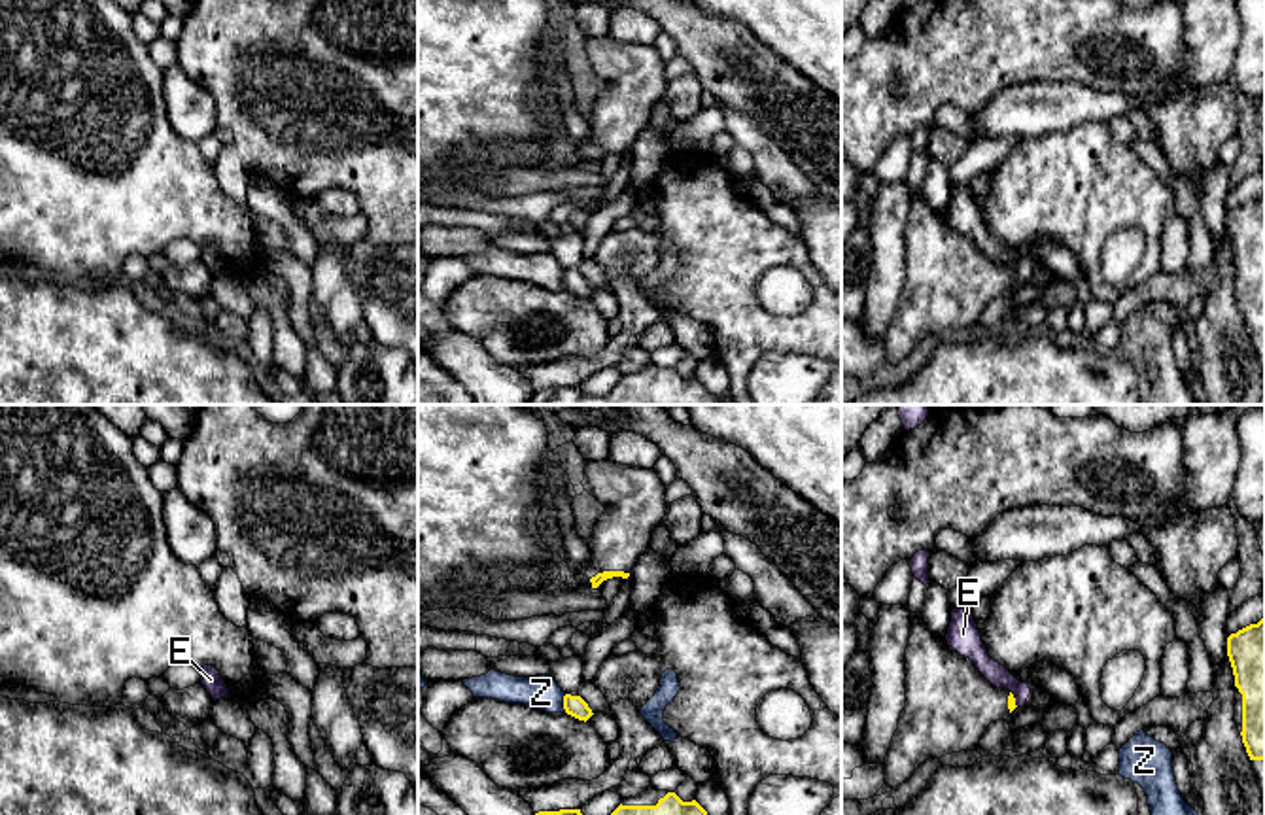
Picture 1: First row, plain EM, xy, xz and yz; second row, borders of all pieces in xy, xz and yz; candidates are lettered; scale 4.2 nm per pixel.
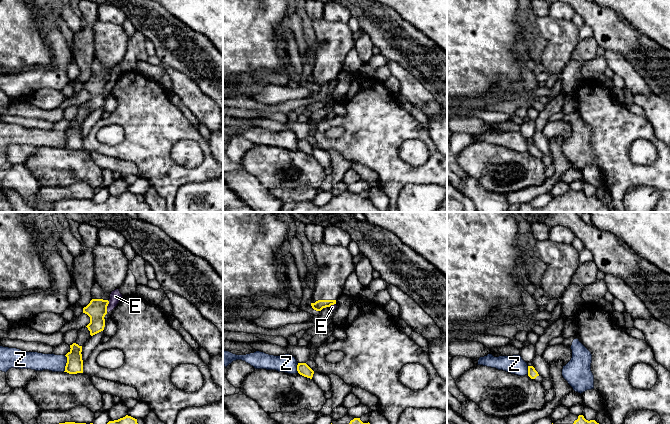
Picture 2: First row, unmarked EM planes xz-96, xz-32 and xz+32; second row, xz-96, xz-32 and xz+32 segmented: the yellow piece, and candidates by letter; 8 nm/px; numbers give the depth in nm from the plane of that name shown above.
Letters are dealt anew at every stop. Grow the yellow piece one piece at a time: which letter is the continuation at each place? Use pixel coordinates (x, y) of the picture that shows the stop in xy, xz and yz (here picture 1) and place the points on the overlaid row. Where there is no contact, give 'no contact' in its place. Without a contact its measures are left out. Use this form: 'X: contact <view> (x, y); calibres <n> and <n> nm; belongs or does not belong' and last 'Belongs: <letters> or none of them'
E: contact yz (1014, 698); calibres 40 and 90 nm; does not belong
Z: contact xz (564, 704); calibres 90 and 150 nm; does not belong
Belongs: none of them

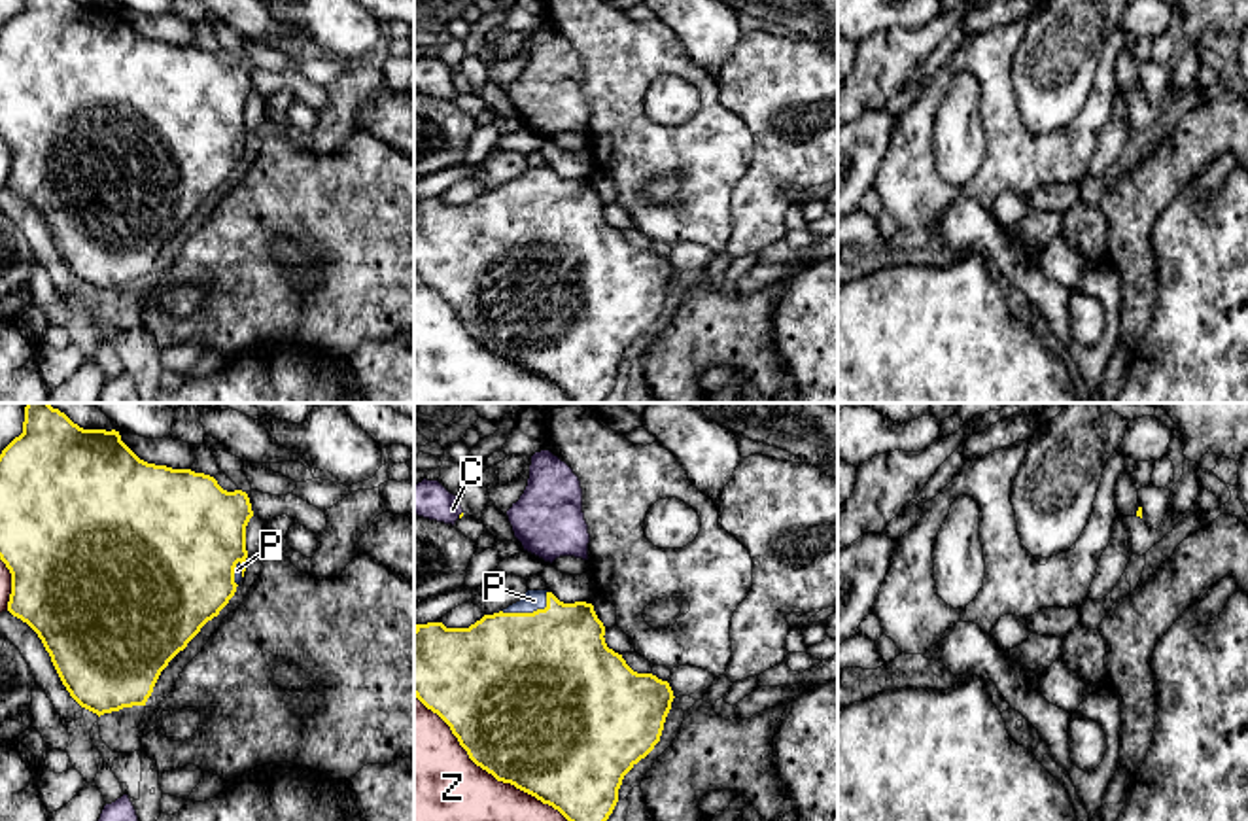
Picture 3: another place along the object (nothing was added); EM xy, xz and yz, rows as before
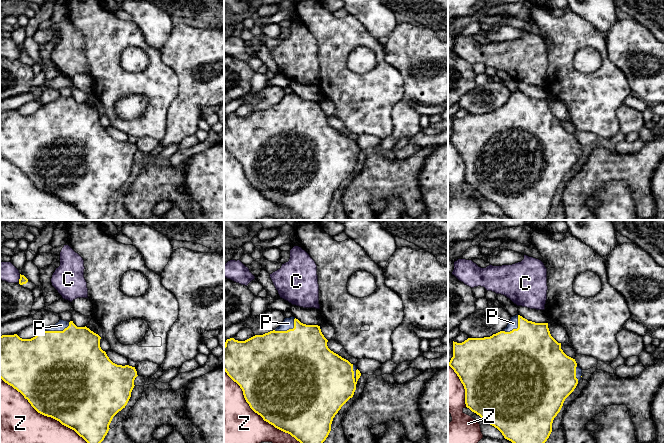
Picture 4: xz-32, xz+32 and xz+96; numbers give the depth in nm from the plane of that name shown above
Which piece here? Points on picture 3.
C: contact xz (460, 515); calibres 20 and 160 nm; does not belong
P: contact xz (530, 613); calibres 500 and 90 nm; belongs
Z: contact xz (486, 770); calibres 500 and 380 nm; does not belong
Belongs: P

